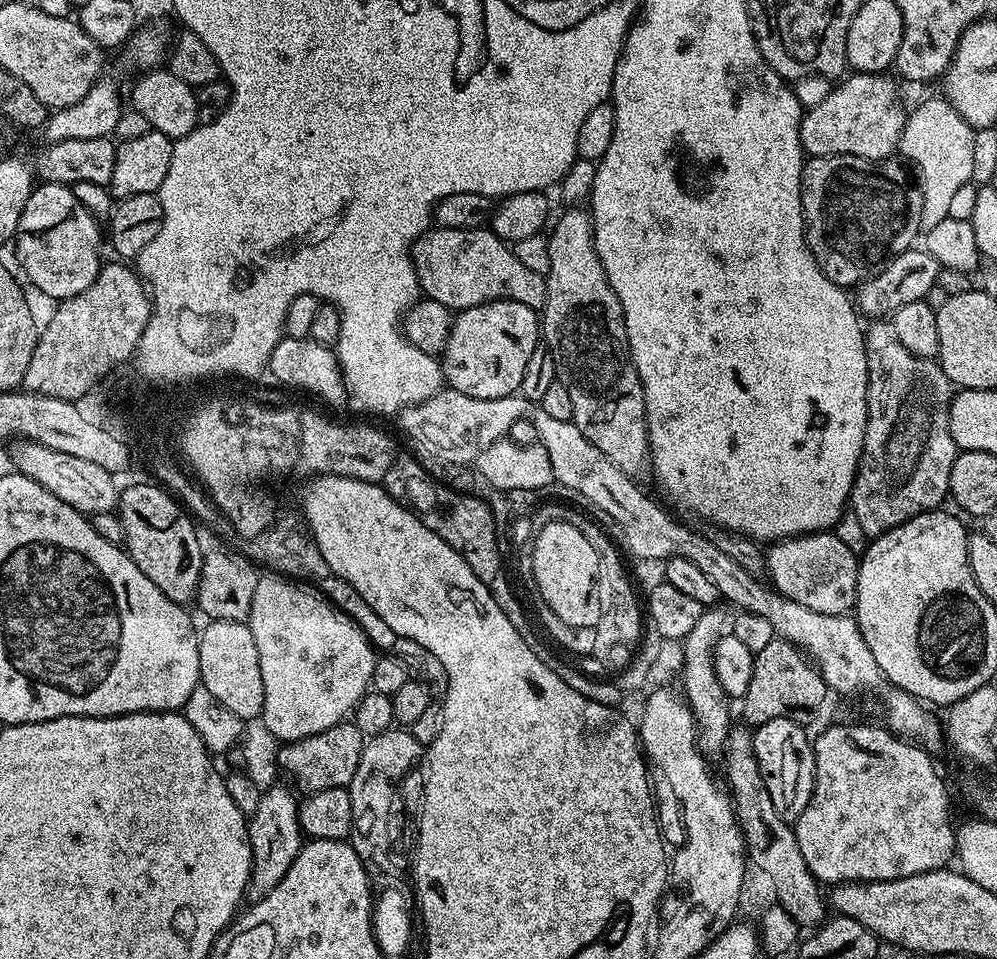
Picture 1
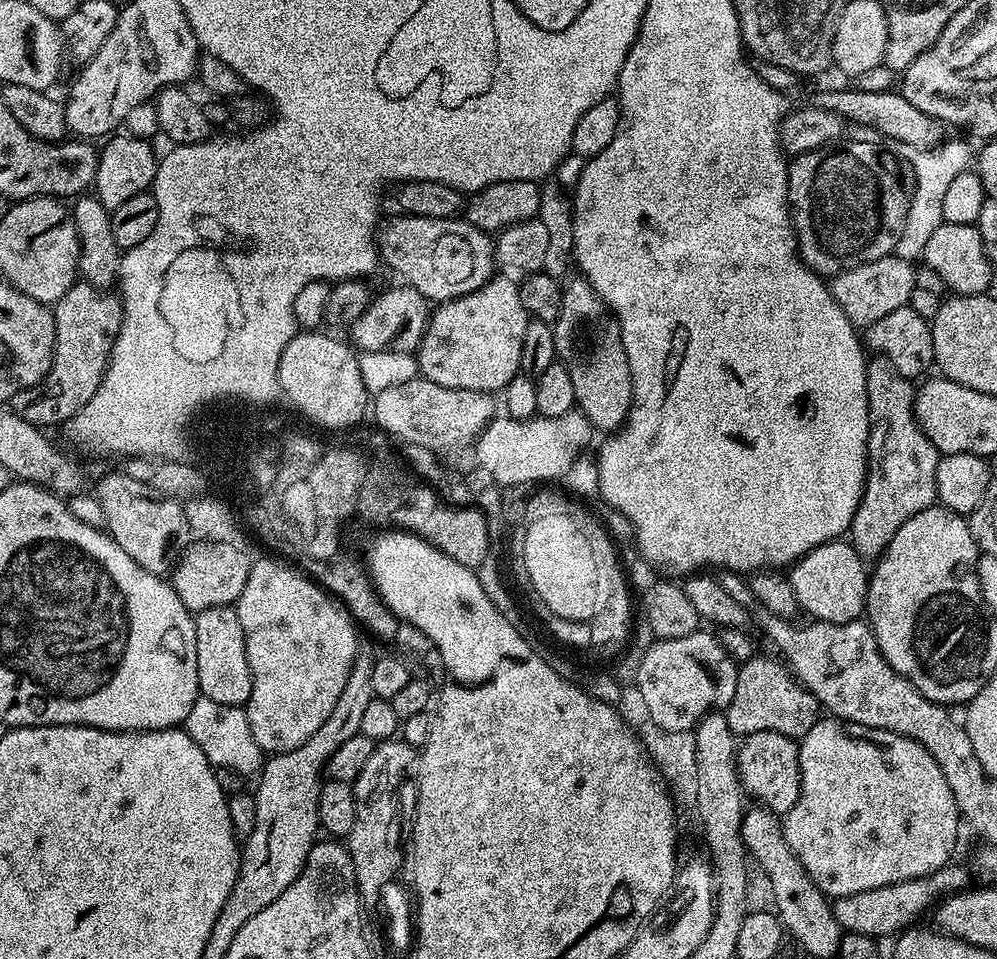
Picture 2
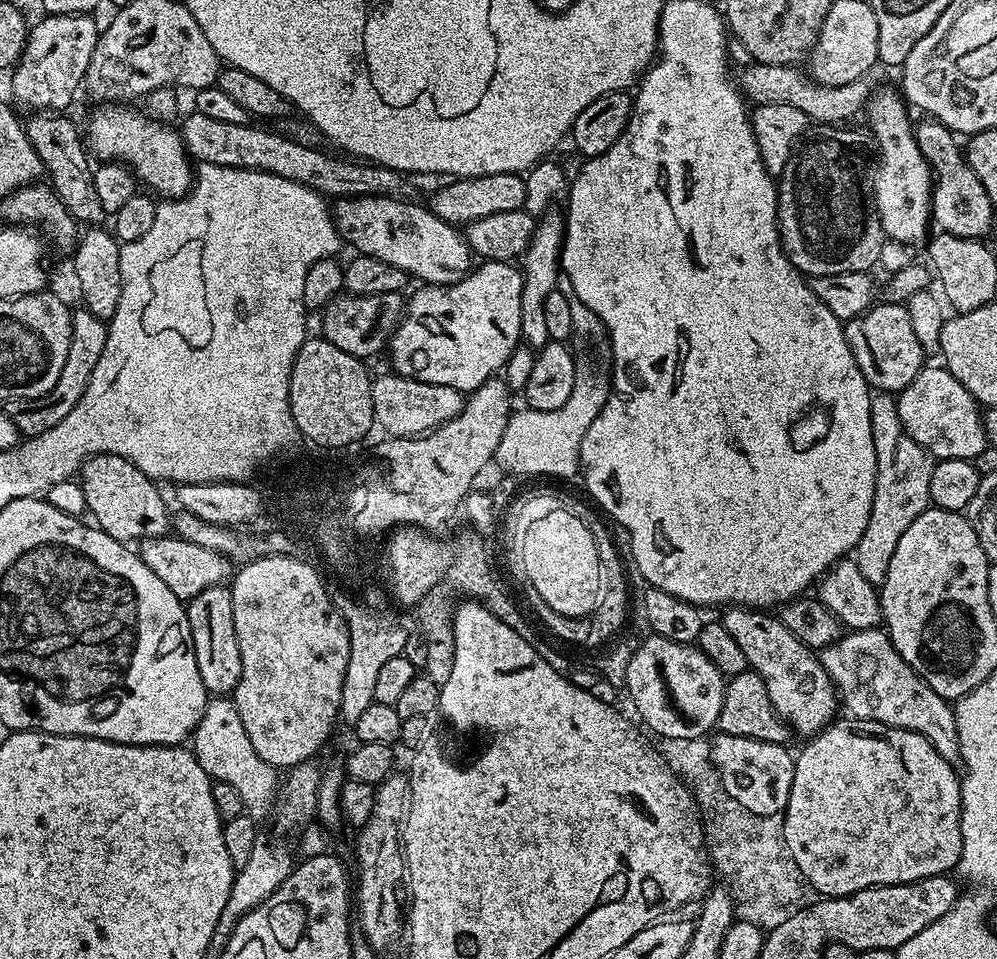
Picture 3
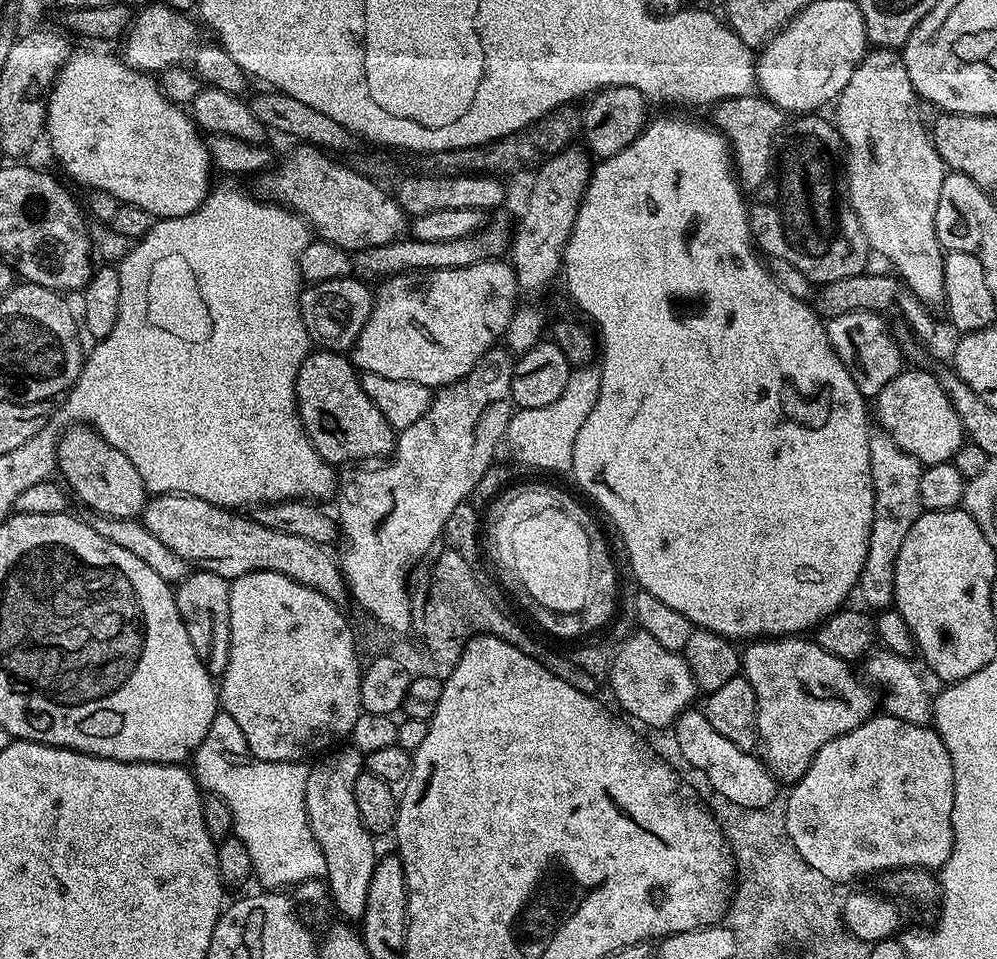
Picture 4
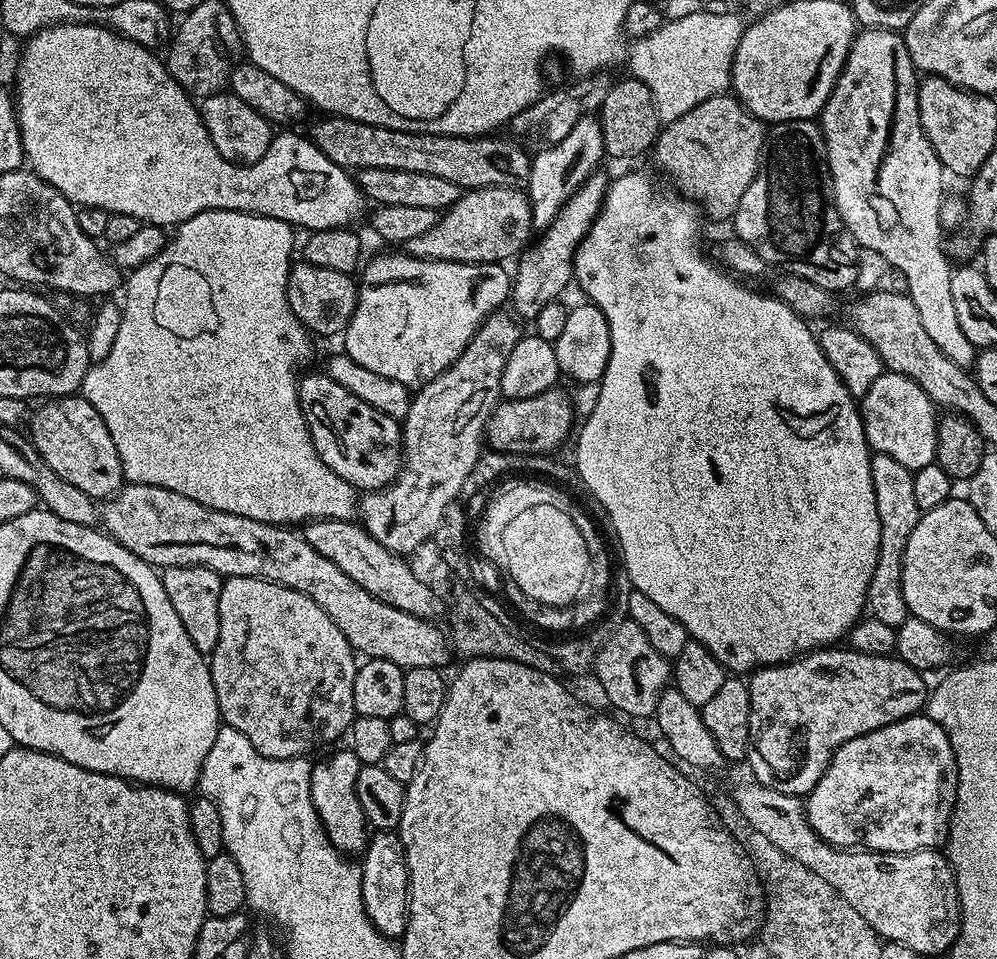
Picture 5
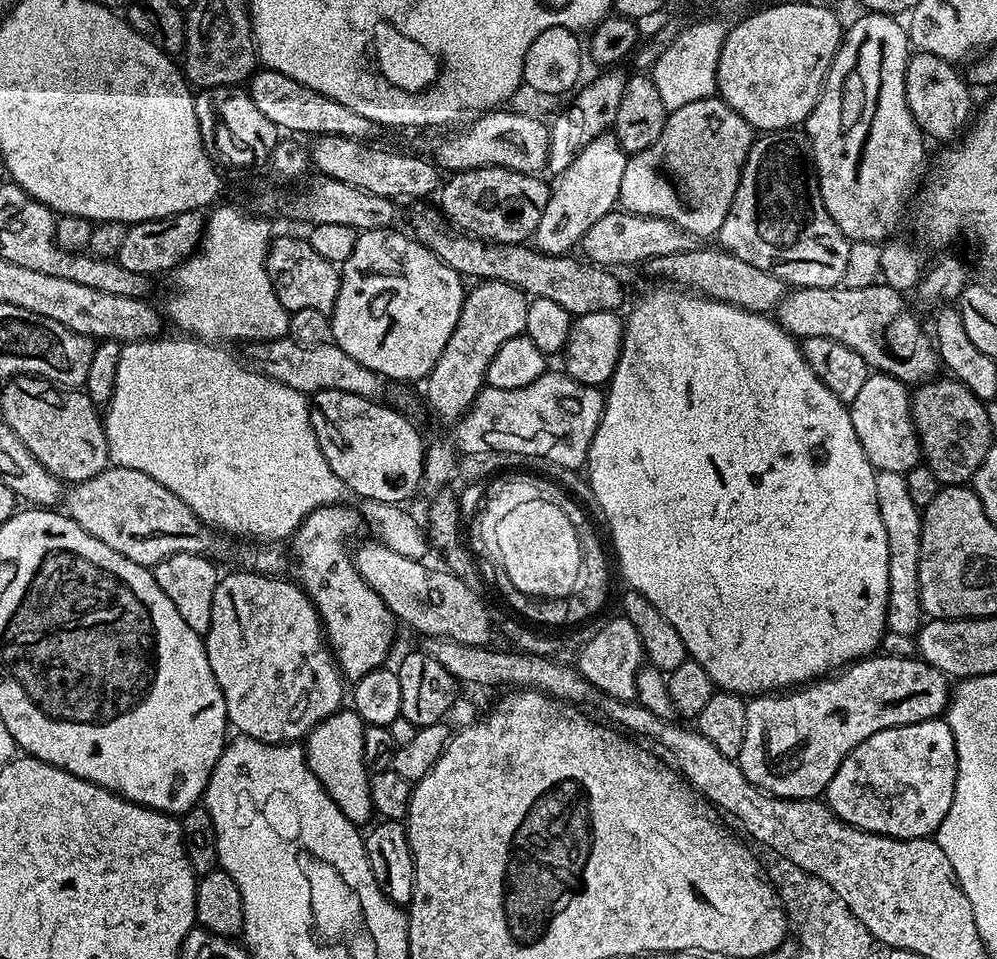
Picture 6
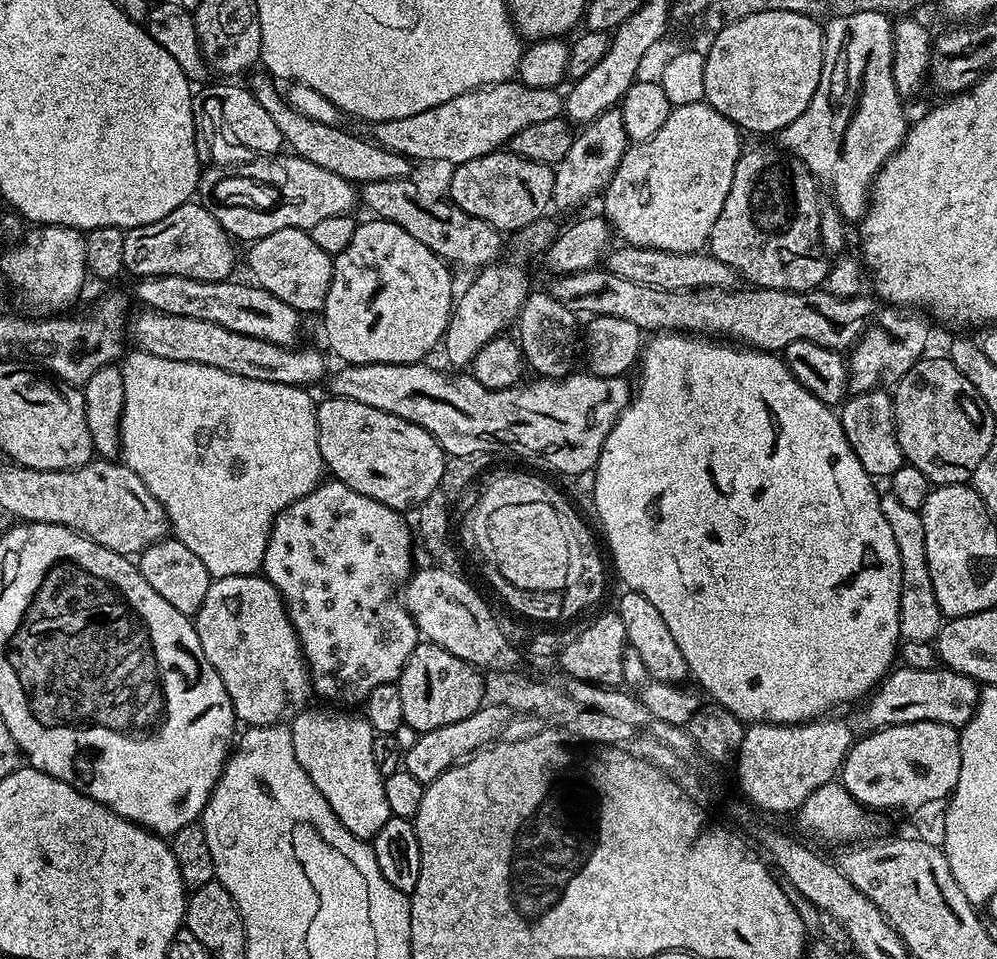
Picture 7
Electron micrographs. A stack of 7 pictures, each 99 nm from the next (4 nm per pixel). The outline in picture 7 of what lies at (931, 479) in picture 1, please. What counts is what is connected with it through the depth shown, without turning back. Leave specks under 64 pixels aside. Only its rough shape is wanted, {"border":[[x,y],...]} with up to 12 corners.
{"border":[[891,494],[882,514],[902,558],[898,626],[932,642],[946,617],[926,566],[919,512]]}

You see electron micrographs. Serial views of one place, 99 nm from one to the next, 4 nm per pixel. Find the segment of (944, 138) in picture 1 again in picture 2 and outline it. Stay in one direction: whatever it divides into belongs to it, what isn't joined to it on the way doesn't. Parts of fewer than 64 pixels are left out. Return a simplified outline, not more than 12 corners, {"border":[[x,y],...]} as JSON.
{"border":[[896,144],[914,177],[895,255],[916,262],[944,223],[942,201],[969,171],[968,148]]}

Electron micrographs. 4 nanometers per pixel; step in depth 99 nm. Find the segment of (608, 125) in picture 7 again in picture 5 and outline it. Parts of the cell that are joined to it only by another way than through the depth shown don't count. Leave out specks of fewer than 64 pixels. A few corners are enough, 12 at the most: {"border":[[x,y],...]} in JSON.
{"border":[[592,173],[537,246],[517,257],[510,304],[533,321],[573,281],[576,250],[604,205]]}

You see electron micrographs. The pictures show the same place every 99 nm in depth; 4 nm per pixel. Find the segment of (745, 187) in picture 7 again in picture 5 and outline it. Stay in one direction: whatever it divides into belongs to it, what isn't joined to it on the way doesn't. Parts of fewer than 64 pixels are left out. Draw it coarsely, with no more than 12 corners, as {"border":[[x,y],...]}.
{"border":[[816,120],[771,125],[730,224],[768,266],[840,294],[858,245],[820,187]]}

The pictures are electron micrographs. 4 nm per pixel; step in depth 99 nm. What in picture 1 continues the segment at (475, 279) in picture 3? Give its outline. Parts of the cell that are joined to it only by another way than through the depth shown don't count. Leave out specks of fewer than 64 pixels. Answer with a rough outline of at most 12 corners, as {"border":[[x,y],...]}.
{"border":[[531,304],[457,311],[442,353],[447,387],[515,396],[541,343]]}

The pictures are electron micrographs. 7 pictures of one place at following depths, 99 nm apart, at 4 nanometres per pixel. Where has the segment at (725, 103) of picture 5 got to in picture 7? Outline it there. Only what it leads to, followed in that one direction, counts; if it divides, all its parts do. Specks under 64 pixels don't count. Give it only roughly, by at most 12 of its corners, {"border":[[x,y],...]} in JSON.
{"border":[[675,105],[625,150],[602,216],[624,244],[701,251],[741,129]]}

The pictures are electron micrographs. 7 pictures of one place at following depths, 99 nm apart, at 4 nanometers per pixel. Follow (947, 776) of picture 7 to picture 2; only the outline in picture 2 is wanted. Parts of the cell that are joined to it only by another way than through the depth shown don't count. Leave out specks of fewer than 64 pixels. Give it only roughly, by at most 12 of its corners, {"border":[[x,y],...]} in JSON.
{"border":[[821,718],[800,749],[790,850],[829,898],[953,859],[938,762]]}

